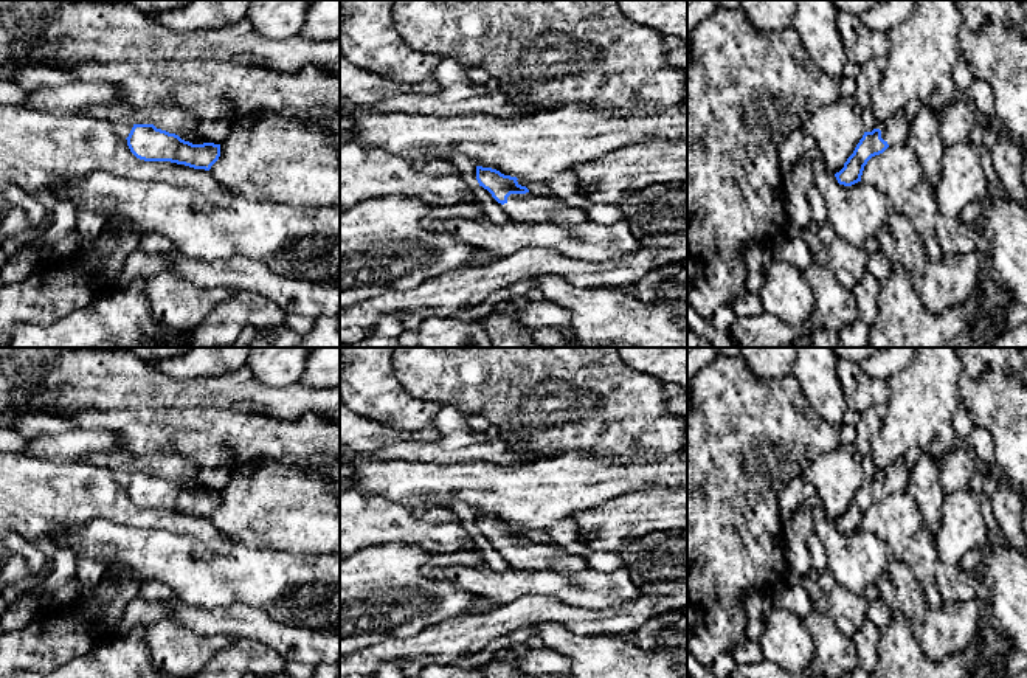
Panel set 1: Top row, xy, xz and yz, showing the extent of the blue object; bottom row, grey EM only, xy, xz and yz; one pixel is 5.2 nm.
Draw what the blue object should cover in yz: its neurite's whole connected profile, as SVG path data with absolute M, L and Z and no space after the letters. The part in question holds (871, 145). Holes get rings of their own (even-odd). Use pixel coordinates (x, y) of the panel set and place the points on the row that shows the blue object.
M901 110L887 121L877 121L872 132L864 132L844 168L835 174L839 185L852 186L861 182L867 161L883 154L889 146L904 146L909 137L909 123Z

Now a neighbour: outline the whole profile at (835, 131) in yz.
M855 95L841 96L807 118L804 130L810 144L819 150L824 168L836 174L864 135L863 107Z

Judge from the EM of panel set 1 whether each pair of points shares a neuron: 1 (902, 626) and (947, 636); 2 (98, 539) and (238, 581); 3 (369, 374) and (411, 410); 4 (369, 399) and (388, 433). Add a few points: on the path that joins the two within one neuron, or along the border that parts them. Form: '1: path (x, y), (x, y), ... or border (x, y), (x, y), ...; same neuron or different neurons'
1: border (894, 613), (911, 622), (919, 647), (931, 660); different neurons
2: path (132, 550), (180, 560), (197, 577), (204, 579); same neuron
3: path (380, 385), (401, 405); same neuron
4: border (356, 411), (380, 422), (418, 430); different neurons

